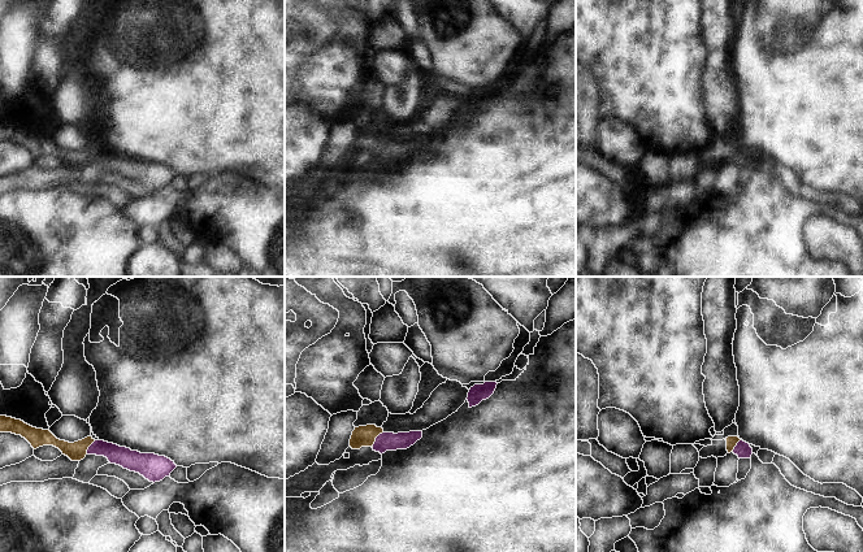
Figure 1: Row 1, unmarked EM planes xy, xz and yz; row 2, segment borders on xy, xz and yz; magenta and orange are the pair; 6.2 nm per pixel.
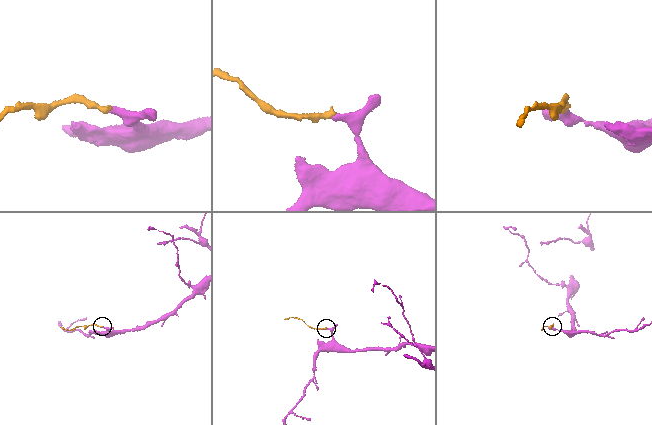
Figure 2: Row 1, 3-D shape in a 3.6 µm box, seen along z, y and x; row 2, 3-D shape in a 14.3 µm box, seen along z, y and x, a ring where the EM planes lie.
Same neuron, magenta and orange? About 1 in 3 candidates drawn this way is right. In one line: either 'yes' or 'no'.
yes

